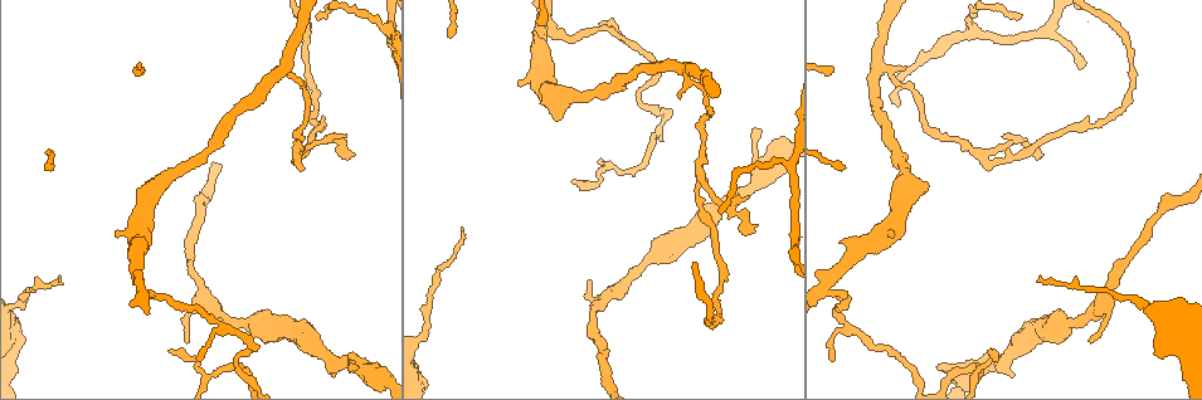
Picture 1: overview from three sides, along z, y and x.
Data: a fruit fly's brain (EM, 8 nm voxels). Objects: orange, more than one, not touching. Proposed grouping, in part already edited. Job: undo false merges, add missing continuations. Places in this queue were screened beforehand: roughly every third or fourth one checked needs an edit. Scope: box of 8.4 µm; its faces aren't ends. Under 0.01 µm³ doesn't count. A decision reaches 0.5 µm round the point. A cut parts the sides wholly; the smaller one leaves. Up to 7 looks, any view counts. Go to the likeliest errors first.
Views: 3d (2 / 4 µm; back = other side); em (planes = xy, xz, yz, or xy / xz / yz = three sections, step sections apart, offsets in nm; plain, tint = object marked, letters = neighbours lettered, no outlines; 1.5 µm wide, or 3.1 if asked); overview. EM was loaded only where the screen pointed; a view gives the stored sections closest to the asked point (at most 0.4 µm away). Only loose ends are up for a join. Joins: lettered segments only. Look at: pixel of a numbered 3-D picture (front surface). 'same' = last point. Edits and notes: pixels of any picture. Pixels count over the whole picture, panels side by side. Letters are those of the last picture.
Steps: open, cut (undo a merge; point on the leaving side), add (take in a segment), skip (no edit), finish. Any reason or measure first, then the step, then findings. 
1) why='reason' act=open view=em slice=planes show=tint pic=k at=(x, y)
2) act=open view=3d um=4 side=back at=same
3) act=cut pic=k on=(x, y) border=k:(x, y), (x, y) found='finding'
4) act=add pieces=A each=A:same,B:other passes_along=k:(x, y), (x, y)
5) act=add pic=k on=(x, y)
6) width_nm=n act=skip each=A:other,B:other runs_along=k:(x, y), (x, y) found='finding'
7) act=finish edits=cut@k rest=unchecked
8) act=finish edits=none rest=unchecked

why='free end' act=open view=em slice=yz step=8 show=letters pic=1 at=(462, 229)

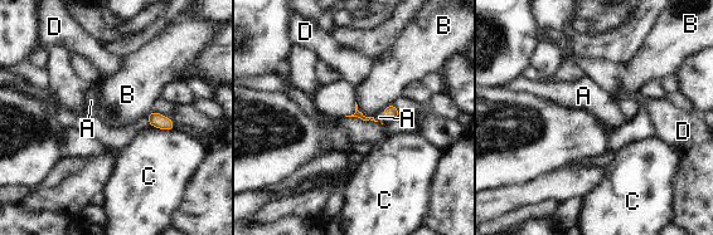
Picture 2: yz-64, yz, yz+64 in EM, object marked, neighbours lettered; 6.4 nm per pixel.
act=open view=em slice=planes show=letters at=same

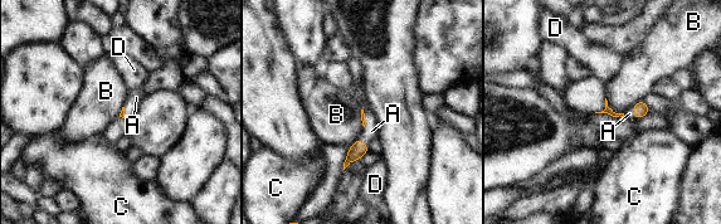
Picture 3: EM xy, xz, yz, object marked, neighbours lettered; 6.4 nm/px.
longest_contact=B:160nm act=add pic=3 on=(371, 131) each=A:same,B:other,C:other,D:other found='the neuron continues'

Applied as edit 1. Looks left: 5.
act=open view=overview

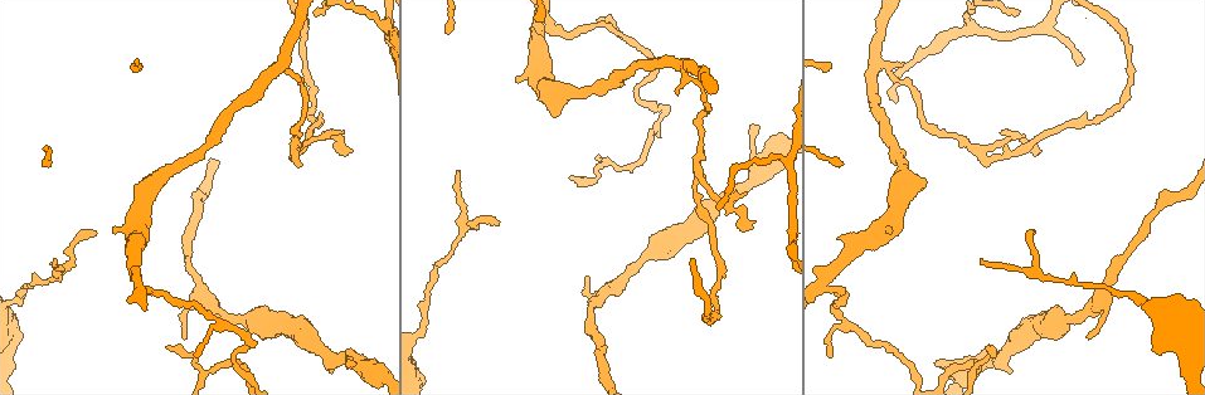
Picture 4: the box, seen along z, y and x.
why='two arms at a narrow angle' act=open view=em slice=planes show=letters pic=4 at=(982, 153)

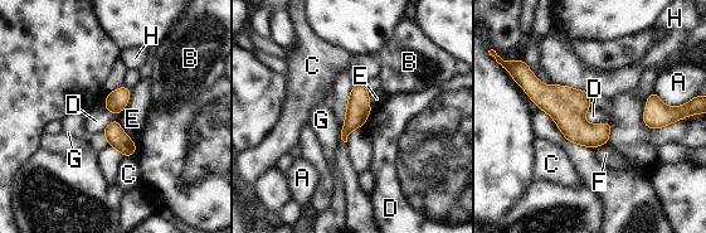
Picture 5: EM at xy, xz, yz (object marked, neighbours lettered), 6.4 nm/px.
act=skip each=A:other,B:other,C:other,D:other,E:other,F:other,G:other,H:other runs_along=5:(517, 66), (587, 135), (605, 140) found='continuous, no second neuron'

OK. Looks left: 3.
act=open view=em slice=xz step=4 show=tint pic=4 at=(357, 361)

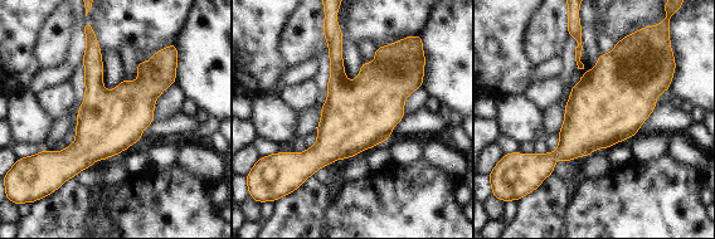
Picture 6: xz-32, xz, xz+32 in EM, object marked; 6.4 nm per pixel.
why='another direction' act=open view=em slice=planes show=letters at=same

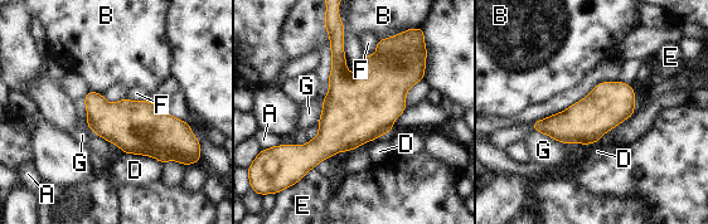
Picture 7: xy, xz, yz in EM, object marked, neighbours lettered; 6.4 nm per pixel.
width_nm=260 act=skip each=A:other,B:other,D:other,E:other,F:other,G:other border=7:(534, 130), (565, 144) found='one neuron here'

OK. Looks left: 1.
act=finish edits=add@3 rest=unchecked

